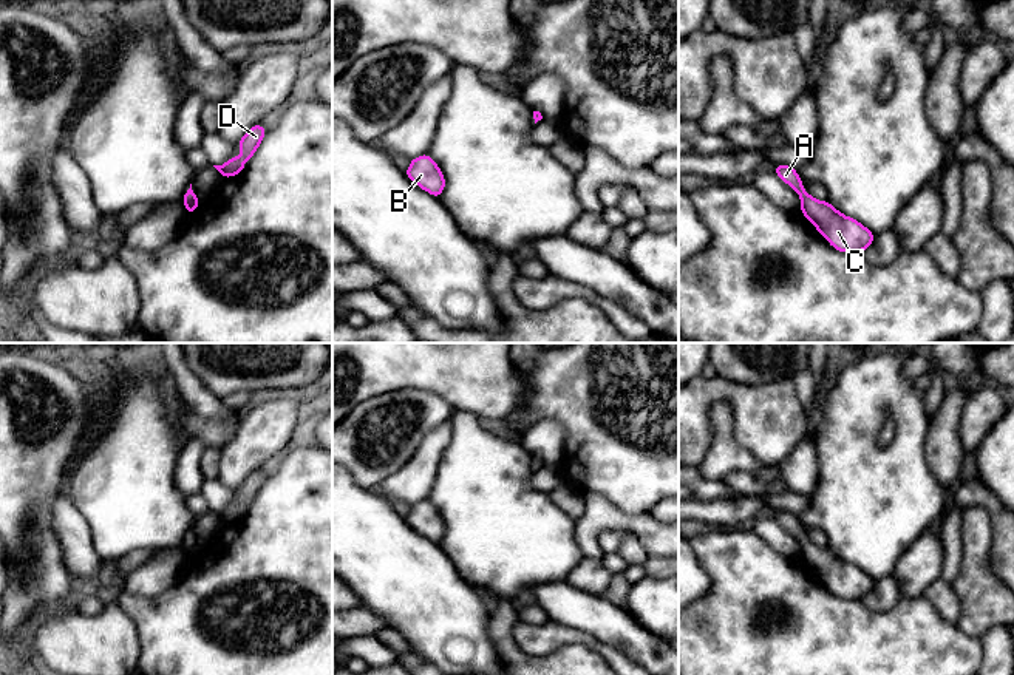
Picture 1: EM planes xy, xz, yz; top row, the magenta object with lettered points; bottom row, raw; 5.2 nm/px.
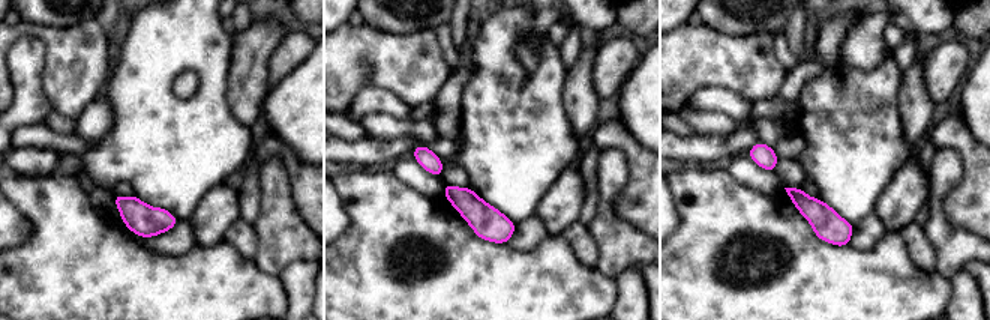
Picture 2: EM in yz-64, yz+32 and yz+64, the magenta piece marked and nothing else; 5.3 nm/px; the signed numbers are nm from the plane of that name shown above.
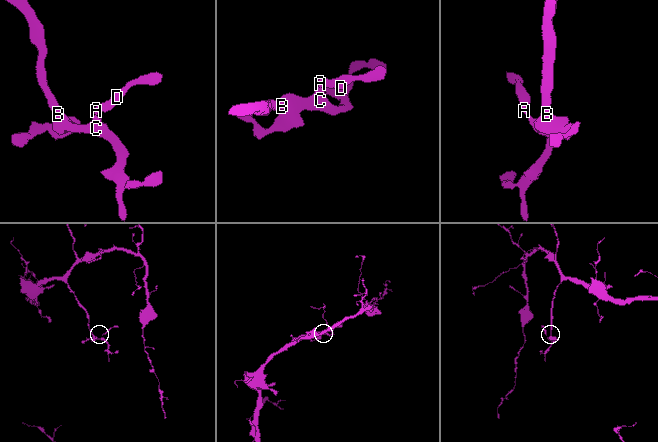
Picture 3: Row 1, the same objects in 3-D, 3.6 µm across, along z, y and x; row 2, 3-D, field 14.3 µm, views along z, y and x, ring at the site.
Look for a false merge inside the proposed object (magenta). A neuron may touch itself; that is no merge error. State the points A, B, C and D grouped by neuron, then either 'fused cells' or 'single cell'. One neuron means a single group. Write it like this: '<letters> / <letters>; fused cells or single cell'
A B C D; single cell

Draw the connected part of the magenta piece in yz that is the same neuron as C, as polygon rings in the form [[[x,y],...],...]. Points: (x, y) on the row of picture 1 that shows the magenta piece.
[[[778,164],[774,165],[774,173],[799,193],[801,213],[815,226],[815,229],[833,249],[842,253],[859,255],[872,246],[875,235],[855,218],[846,216],[836,210],[829,199],[818,201],[805,192],[795,167]]]

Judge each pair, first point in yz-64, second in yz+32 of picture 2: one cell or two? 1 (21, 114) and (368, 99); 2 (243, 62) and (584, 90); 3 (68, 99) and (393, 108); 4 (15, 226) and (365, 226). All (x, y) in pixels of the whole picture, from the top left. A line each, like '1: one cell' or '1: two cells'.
1: one cell
2: one cell
3: two cells
4: two cells

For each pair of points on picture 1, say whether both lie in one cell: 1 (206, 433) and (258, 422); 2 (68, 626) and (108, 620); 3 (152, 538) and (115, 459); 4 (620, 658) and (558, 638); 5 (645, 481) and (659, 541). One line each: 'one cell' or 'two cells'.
1: two cells
2: one cell
3: one cell
4: one cell
5: two cells

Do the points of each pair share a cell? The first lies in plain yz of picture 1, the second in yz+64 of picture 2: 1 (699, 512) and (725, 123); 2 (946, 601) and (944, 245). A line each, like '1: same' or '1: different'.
1: different
2: different

